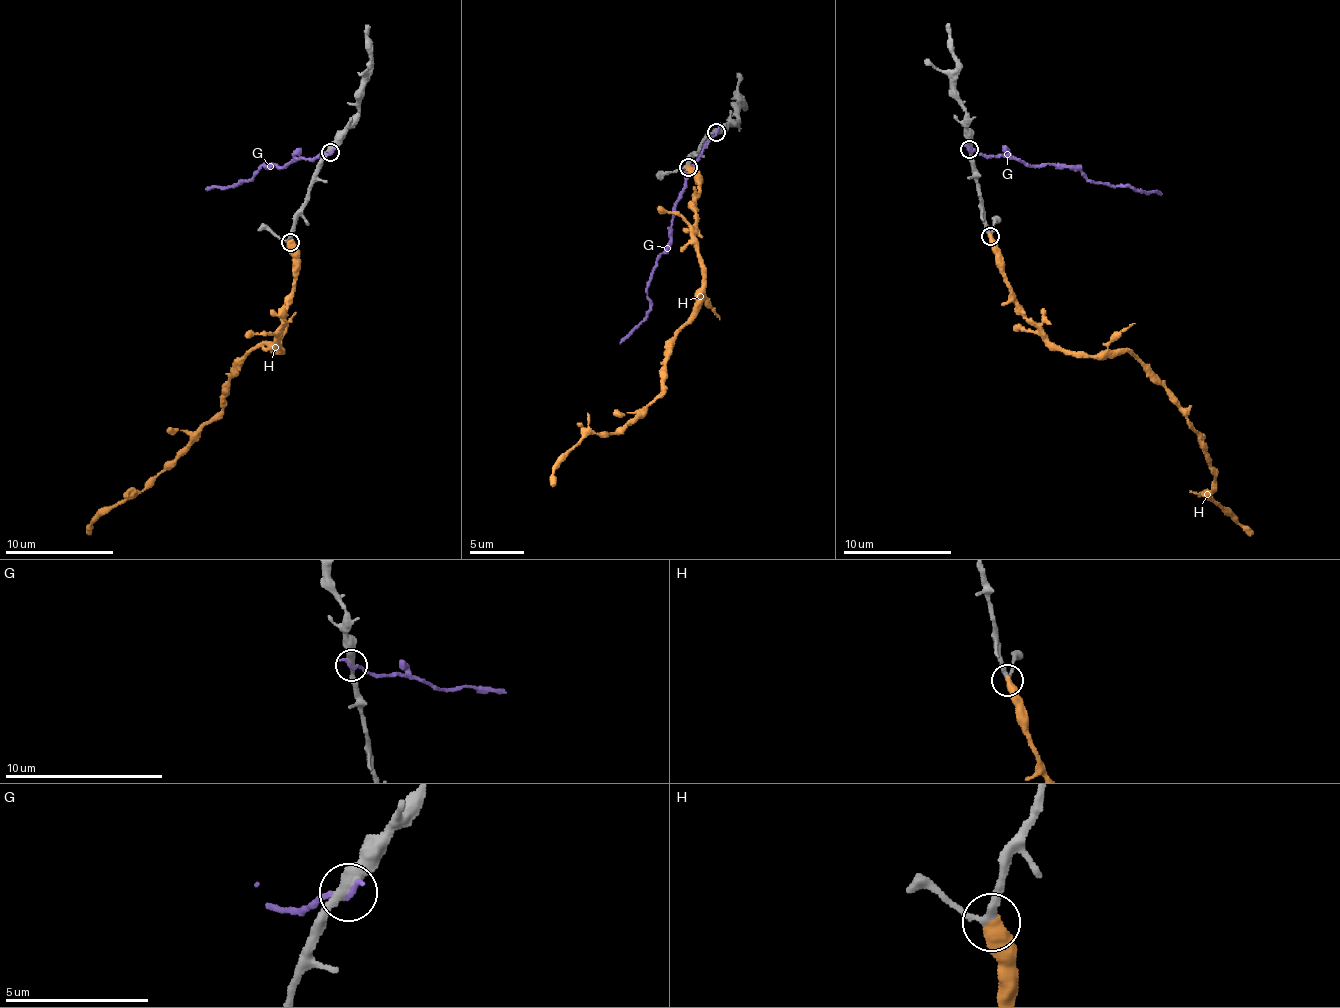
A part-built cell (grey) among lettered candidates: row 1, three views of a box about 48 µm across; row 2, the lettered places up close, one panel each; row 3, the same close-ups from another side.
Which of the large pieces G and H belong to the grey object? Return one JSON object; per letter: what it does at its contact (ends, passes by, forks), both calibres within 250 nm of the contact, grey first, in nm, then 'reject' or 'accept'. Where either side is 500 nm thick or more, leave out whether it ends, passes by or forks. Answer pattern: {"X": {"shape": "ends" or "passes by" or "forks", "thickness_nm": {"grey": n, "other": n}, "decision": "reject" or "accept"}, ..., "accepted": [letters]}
{"G": {"shape": "ends", "thickness_nm": {"grey": 380, "other": 240}, "decision": "reject"}, "H": {"thickness_nm": {"grey": 260, "other": 550}, "decision": "accept"}, "accepted": ["H"]}

